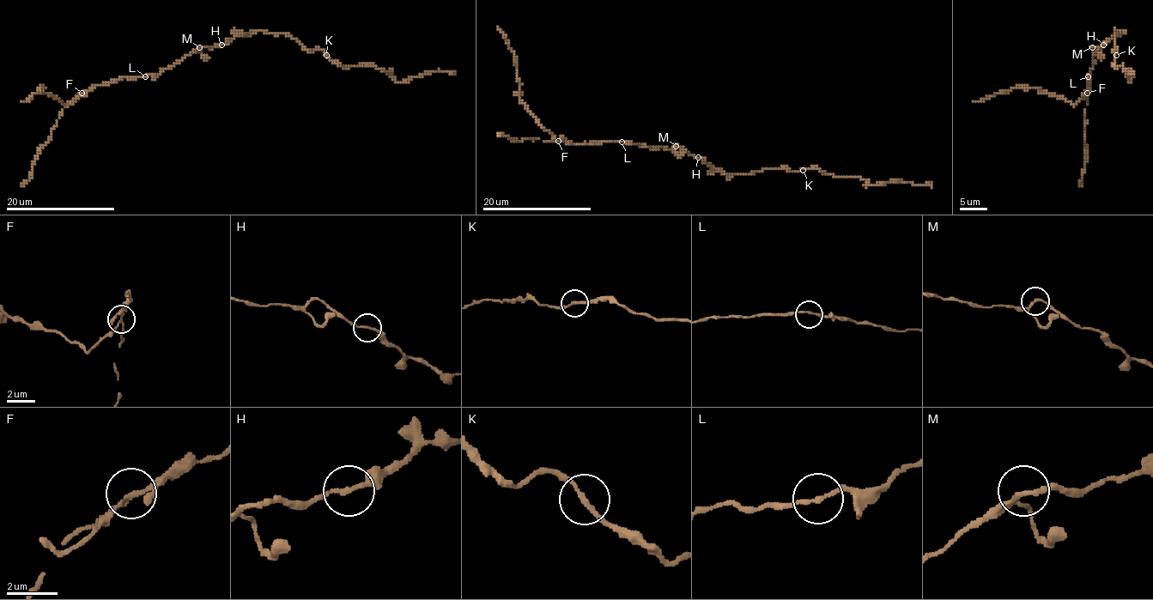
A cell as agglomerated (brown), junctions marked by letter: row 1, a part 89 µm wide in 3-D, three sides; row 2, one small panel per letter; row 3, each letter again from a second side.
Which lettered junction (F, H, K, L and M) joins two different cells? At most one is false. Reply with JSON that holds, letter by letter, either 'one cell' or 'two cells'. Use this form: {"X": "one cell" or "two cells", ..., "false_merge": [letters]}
{"F": "two cells", "H": "one cell", "K": "one cell", "L": "one cell", "M": "one cell", "false_merge": ["F"]}

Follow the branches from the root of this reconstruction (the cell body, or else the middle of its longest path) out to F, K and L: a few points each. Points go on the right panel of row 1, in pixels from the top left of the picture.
F: (1096, 47), (1092, 47), (1095, 51), (1095, 63), (1087, 76), (1091, 84), (1087, 93)
K: (1096, 47), (1121, 31), (1114, 37), (1115, 54)
L: (1096, 47), (1092, 47), (1095, 51), (1095, 63), (1088, 76)

